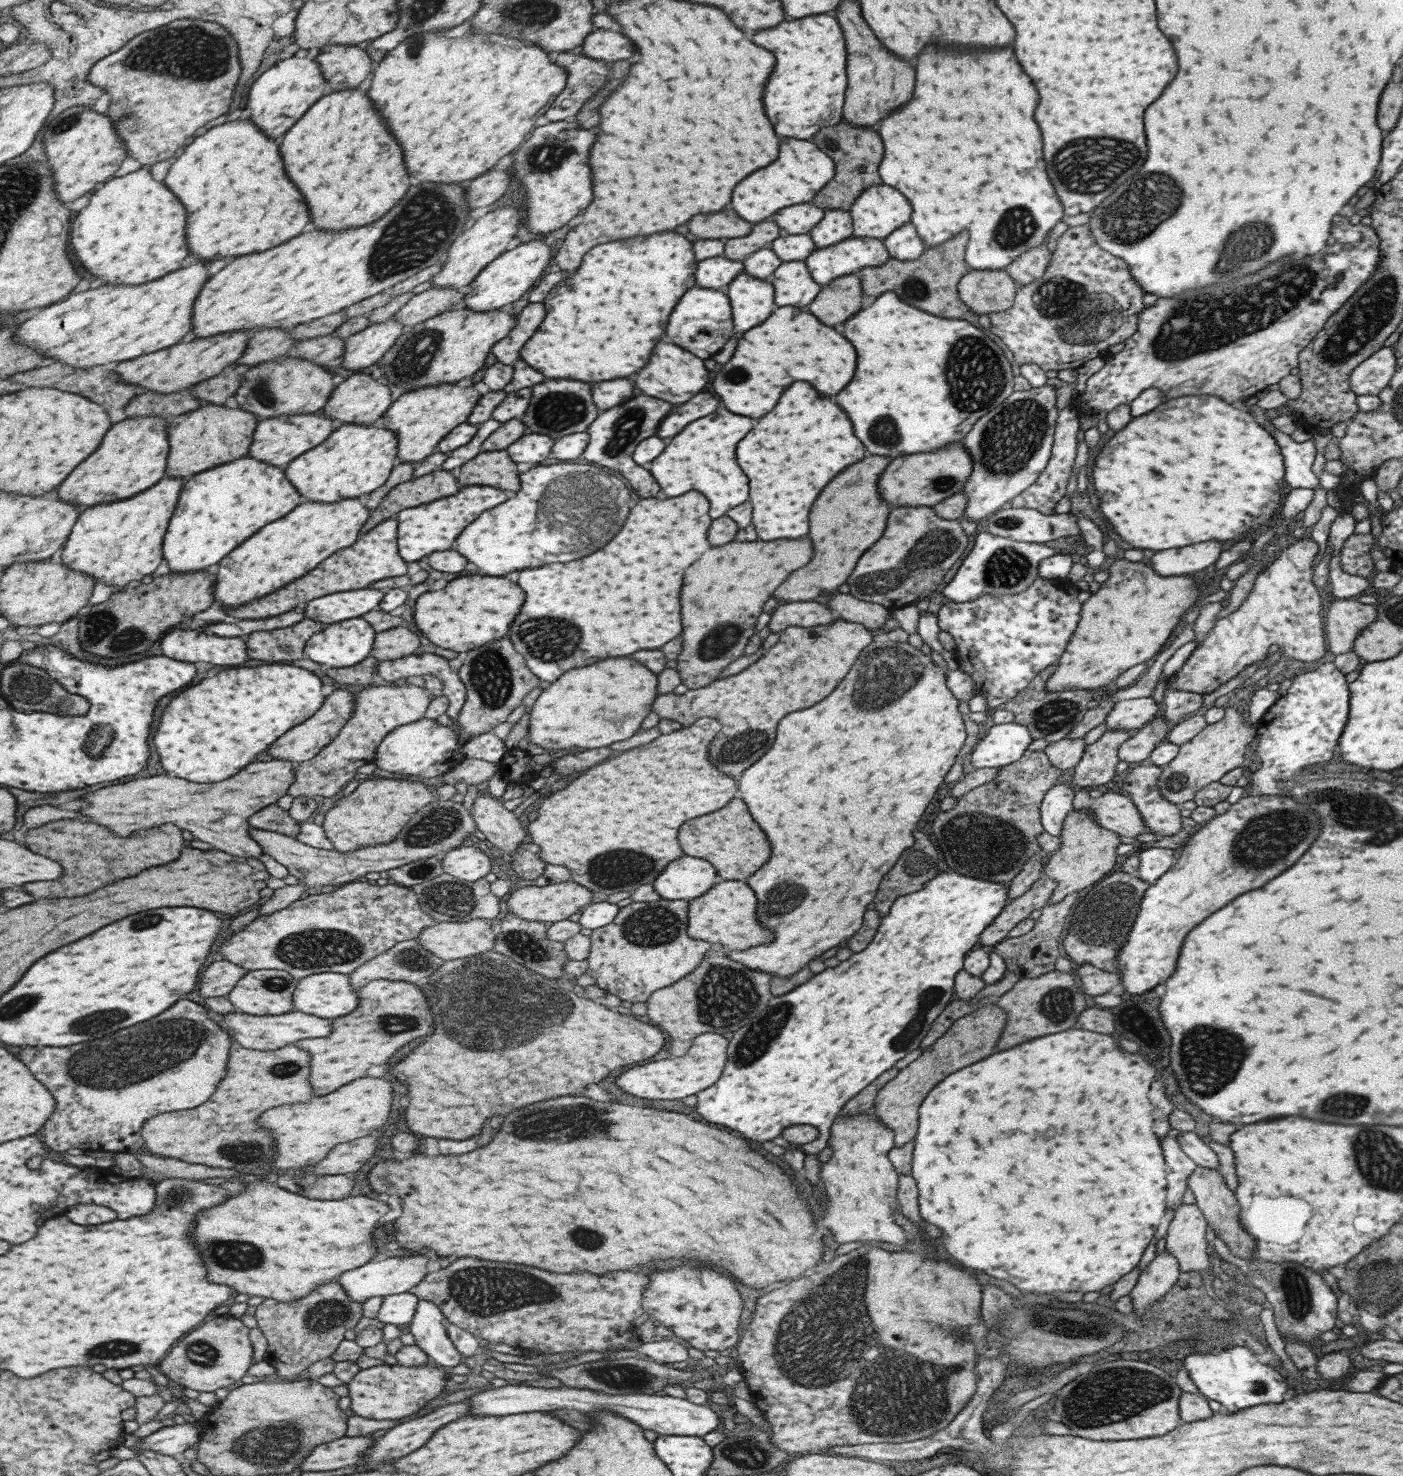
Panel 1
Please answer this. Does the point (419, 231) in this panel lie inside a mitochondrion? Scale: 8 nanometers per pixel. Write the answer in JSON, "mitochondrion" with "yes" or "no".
{"mitochondrion":"yes"}

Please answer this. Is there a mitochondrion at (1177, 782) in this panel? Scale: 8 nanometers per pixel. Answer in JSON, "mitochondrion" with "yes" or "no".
{"mitochondrion":"yes"}

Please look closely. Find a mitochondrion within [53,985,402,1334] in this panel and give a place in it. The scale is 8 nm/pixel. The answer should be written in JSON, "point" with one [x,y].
{"point":[134,1056]}

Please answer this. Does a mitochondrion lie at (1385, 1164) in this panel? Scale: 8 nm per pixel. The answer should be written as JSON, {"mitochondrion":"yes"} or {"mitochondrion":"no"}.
{"mitochondrion":"yes"}

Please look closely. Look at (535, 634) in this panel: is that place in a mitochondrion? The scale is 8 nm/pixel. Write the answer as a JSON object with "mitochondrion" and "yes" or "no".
{"mitochondrion":"yes"}

